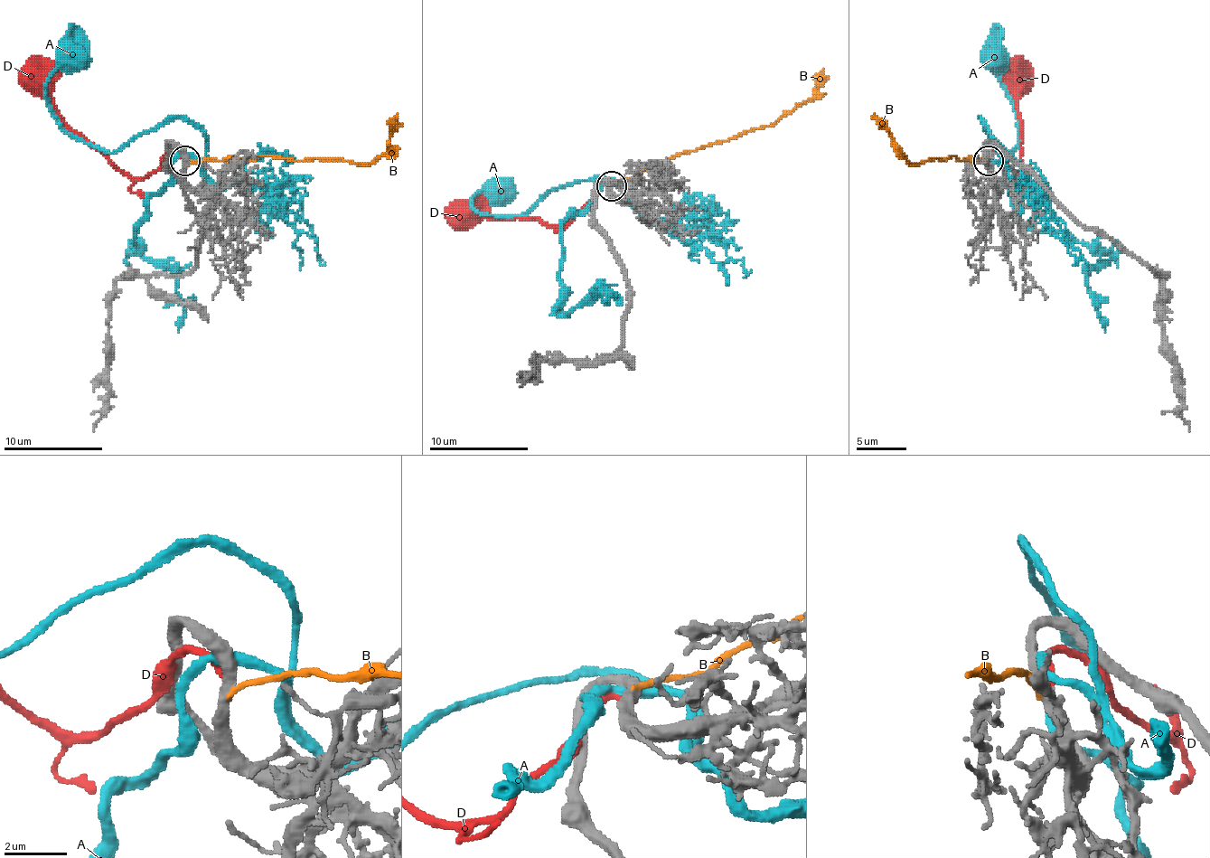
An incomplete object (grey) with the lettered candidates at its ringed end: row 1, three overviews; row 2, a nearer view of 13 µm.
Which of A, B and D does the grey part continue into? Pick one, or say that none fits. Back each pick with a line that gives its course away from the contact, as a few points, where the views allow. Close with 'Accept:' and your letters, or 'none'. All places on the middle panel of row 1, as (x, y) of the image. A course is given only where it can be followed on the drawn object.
D: course (612, 185), (604, 185), (569, 220), (549, 225), (532, 218), (464, 215), (463, 218), (453, 210)
Accept: D

